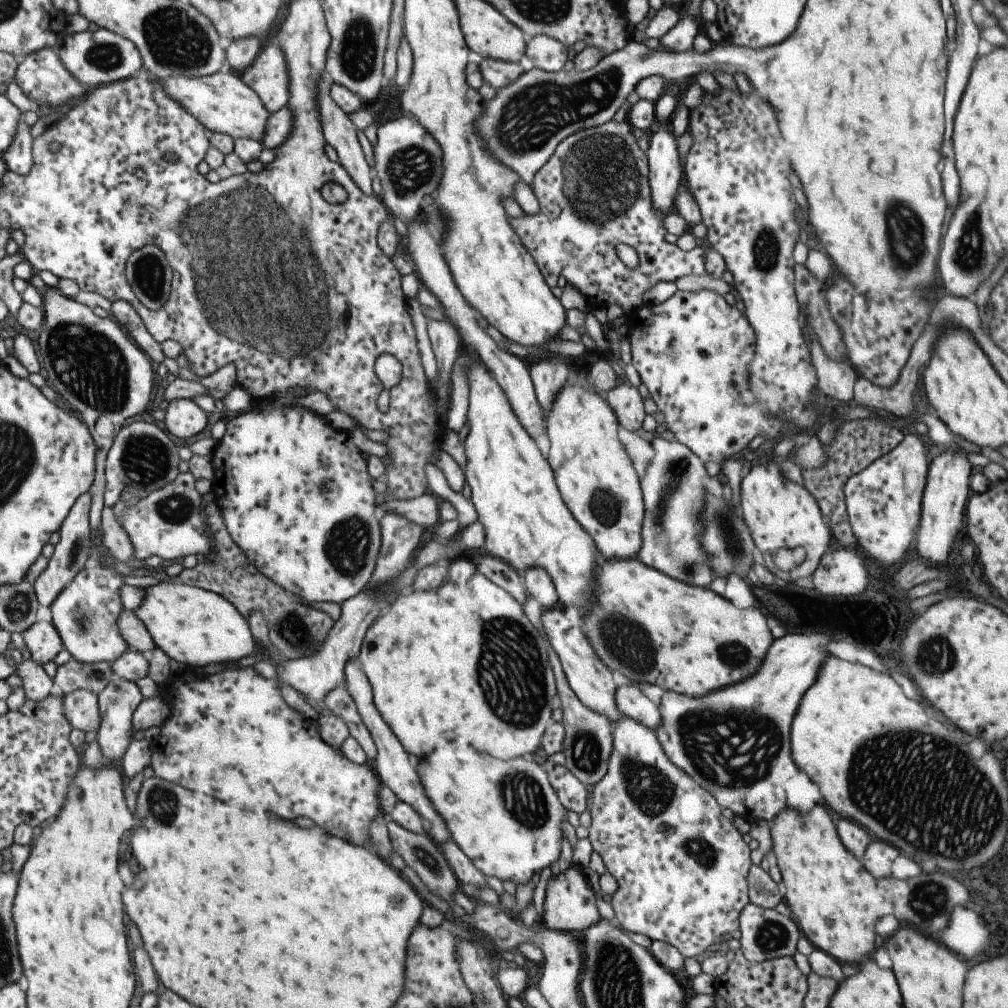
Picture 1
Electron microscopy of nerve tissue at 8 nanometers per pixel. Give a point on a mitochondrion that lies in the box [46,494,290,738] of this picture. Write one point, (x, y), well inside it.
(83, 617)

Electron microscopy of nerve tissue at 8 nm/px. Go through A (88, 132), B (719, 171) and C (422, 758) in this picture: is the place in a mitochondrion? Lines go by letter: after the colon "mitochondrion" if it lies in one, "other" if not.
A: other
B: other
C: other

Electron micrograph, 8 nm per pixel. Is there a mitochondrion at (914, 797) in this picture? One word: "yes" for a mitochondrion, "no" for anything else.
yes

